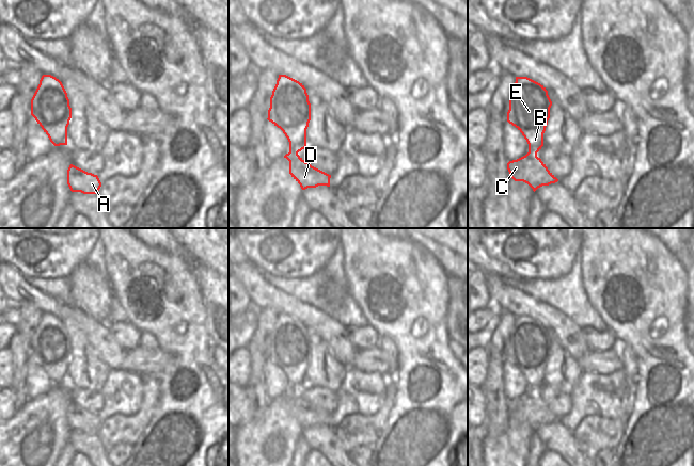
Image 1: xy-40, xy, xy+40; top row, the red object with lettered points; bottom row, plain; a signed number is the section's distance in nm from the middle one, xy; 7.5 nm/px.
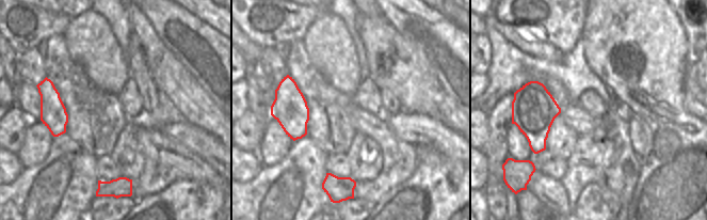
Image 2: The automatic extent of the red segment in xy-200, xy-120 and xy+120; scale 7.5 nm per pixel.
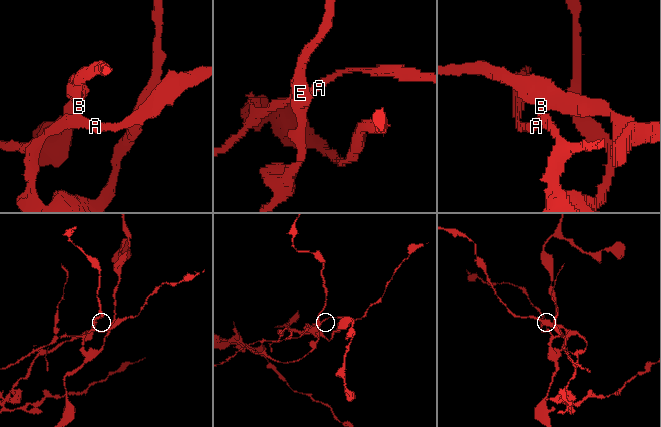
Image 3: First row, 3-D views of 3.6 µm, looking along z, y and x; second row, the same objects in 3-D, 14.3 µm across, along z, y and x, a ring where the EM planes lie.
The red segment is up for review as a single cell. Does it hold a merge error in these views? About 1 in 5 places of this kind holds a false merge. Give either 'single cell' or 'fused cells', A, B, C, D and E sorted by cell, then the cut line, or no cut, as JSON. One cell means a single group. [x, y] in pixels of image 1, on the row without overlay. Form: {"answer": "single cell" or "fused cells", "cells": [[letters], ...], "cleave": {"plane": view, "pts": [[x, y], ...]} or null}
{"answer": "single cell", "cells": [["A", "B", "C", "D", "E"]], "cleave": null}

